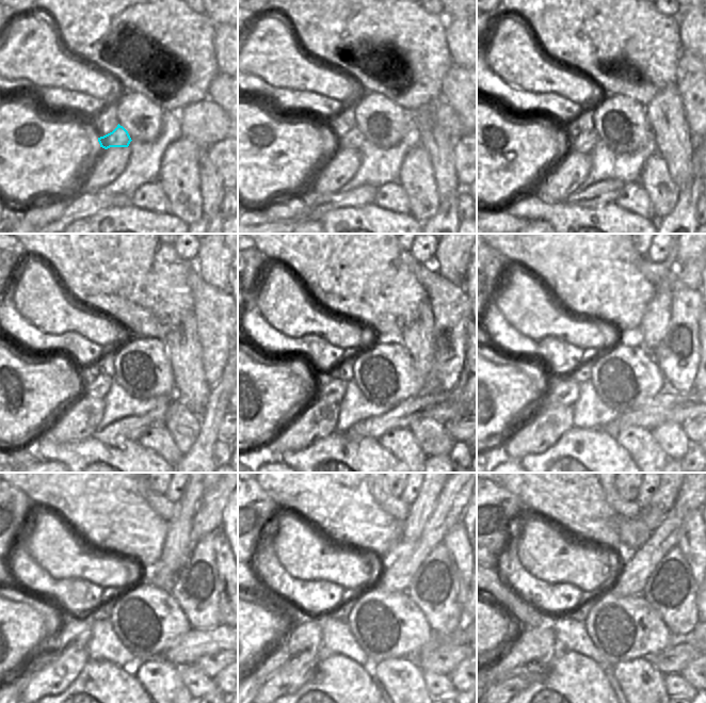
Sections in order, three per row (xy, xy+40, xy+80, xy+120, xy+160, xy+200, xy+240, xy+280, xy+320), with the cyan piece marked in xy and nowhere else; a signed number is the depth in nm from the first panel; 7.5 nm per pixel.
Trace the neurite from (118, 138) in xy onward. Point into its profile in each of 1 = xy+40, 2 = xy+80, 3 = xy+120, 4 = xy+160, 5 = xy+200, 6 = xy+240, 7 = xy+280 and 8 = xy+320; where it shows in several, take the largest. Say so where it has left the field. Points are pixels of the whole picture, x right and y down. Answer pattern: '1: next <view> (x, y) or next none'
1: next xy+40 (352, 140)
2: next xy+80 (584, 143)
3: next xy+120 (98, 386)
4: next xy+160 (324, 389)
5: next xy+200 (557, 392)
6: next xy+240 (73, 633)
7: next xy+280 (306, 637)
8: next xy+320 (525, 645)

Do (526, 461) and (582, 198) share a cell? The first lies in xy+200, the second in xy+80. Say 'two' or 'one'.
two

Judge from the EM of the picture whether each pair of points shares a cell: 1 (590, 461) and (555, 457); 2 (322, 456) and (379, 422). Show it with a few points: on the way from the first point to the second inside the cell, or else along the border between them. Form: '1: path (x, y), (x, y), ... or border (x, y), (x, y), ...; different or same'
1: path (581, 461), (570, 454), (563, 457); same
2: border (346, 432), (352, 435), (371, 436), (376, 440); different

